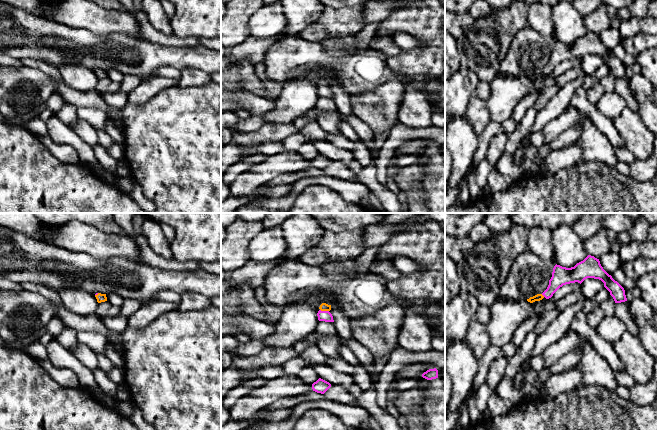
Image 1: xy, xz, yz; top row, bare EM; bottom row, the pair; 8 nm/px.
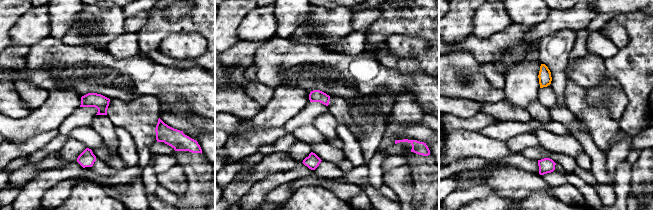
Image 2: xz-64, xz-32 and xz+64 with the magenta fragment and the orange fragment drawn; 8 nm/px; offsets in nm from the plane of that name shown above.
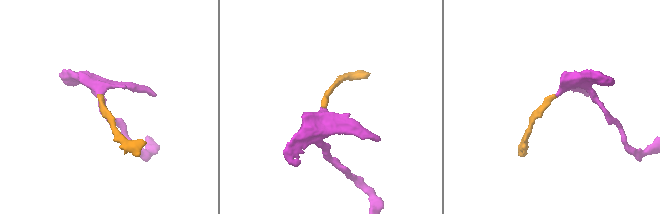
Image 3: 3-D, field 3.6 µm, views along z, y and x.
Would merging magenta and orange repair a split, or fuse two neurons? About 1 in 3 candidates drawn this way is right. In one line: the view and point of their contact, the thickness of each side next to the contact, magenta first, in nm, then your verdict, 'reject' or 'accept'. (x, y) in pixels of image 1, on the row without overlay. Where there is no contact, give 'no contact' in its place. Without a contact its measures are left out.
contact xz (324, 87); calibres 90 and 60 nm; accept

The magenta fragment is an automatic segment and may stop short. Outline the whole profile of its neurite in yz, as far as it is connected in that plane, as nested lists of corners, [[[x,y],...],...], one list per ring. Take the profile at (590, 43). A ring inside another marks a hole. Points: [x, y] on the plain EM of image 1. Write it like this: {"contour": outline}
{"contour": [[[588,31],[583,37],[571,44],[556,40],[553,44],[552,53],[549,56],[547,65],[542,70],[530,73],[527,77],[533,79],[542,76],[544,73],[549,75],[563,61],[575,58],[581,60],[587,54],[601,56],[615,79],[627,77],[624,64],[603,45],[599,35],[591,31]]]}

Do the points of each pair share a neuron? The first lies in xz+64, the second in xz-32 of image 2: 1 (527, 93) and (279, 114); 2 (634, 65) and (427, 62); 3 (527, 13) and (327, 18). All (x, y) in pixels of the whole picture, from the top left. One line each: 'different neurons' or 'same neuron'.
1: same neuron
2: same neuron
3: different neurons

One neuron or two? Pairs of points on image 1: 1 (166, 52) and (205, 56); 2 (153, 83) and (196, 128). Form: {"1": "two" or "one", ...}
{"1": "one", "2": "two"}

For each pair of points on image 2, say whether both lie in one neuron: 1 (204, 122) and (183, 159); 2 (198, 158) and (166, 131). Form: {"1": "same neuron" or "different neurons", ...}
{"1": "different neurons", "2": "same neuron"}

